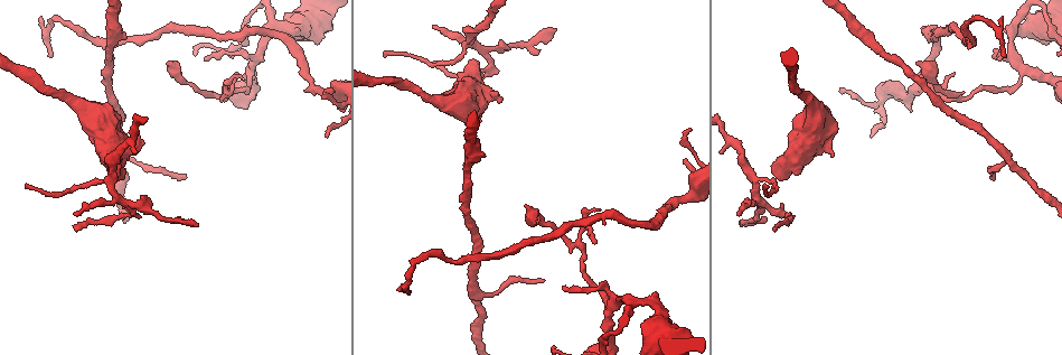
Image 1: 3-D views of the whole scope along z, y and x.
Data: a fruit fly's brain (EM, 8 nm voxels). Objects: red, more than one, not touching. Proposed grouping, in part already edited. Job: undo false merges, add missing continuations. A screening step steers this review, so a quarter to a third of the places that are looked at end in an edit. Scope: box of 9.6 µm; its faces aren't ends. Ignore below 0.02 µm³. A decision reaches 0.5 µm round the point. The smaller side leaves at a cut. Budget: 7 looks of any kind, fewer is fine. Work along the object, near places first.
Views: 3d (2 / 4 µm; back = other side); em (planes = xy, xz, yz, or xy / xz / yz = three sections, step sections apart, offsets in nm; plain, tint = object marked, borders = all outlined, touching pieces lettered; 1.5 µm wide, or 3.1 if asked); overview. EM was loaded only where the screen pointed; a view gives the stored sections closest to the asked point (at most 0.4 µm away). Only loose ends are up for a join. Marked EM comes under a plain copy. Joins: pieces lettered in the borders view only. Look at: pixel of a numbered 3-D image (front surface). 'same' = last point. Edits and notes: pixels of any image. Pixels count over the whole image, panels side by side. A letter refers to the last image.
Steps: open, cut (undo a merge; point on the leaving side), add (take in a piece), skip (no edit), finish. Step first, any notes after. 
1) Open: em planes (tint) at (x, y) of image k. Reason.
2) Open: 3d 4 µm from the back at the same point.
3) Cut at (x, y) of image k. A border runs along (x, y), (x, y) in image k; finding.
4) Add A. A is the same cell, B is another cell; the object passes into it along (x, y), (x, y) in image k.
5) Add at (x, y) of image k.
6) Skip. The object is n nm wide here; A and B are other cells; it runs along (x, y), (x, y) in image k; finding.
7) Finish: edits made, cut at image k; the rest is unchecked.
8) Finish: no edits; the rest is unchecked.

Open: em planes (tint) at (543, 280) of image 1. Free end.

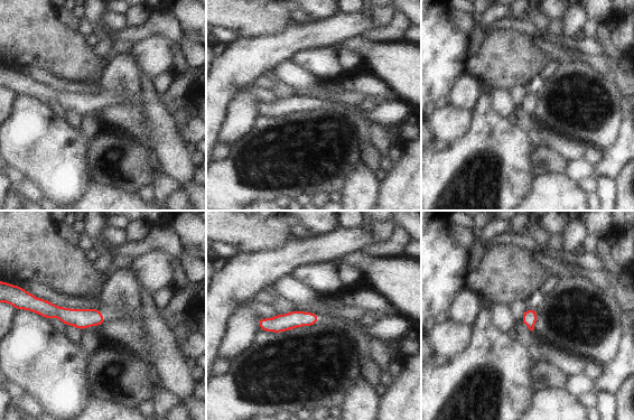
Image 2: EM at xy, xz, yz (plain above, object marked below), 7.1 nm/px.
Open: em planes (borders) at the same point. What lies round it.

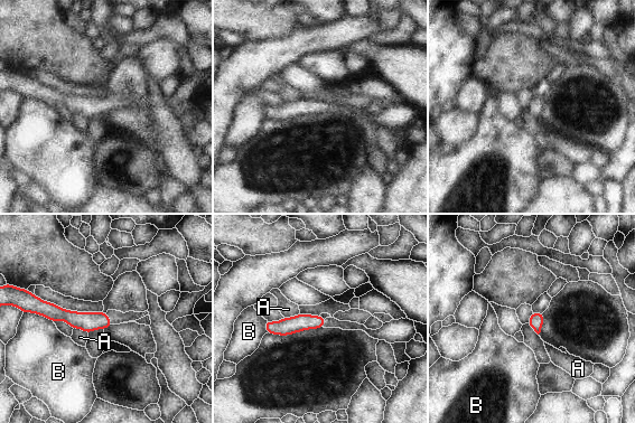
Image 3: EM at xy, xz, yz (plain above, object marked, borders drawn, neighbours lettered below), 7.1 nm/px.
Skip. The object is 110 nm wide here; A and B are other cells; it runs along (39, 309), (108, 323) in image 3; none of them fits.

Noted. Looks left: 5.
Open: em xz step 4 (tint) at (597, 242) of image 1. Tapers out.

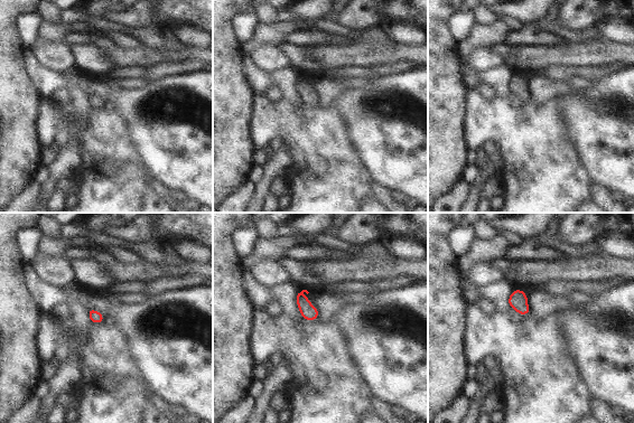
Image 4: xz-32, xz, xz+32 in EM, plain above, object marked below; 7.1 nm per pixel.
Open: em planes (borders) at the same point. Cut it another way.

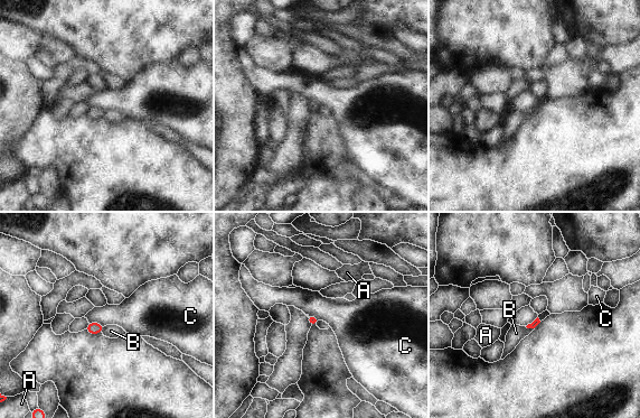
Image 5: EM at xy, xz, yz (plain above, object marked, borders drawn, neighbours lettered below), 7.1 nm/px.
Skip. A, B and C are other cells; a border runs along (88, 322), (97, 322), (105, 325) in image 5; none of them fits.

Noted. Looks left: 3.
Open: em xz step 8 (tint) at (327, 135) of image 1. Thin end.

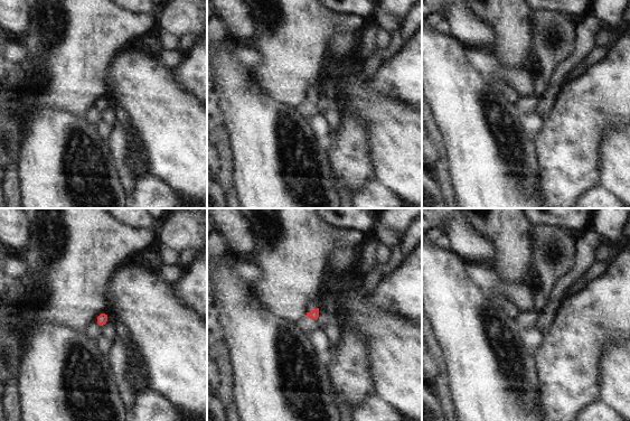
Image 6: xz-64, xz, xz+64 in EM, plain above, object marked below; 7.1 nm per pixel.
Open: em planes (borders) at the same point.

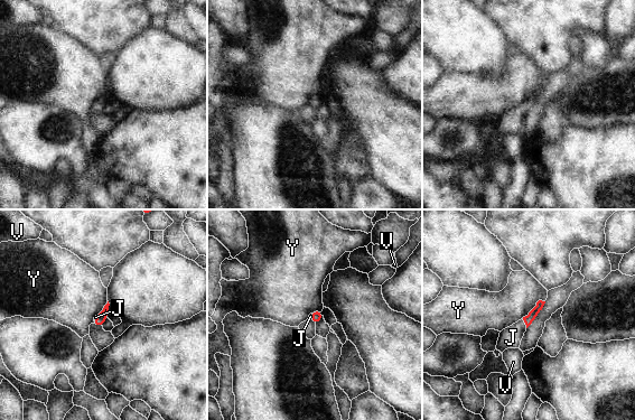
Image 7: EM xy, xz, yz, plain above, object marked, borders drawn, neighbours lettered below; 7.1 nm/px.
Add at (511, 337) of image 7. J is the same cell, V and Y are other cells; the object passes into it along (532, 315), (524, 322), (511, 337) in image 7; it goes on there.

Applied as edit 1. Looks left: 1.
Finish: edits made, add at image 7; the rest is unchecked.

